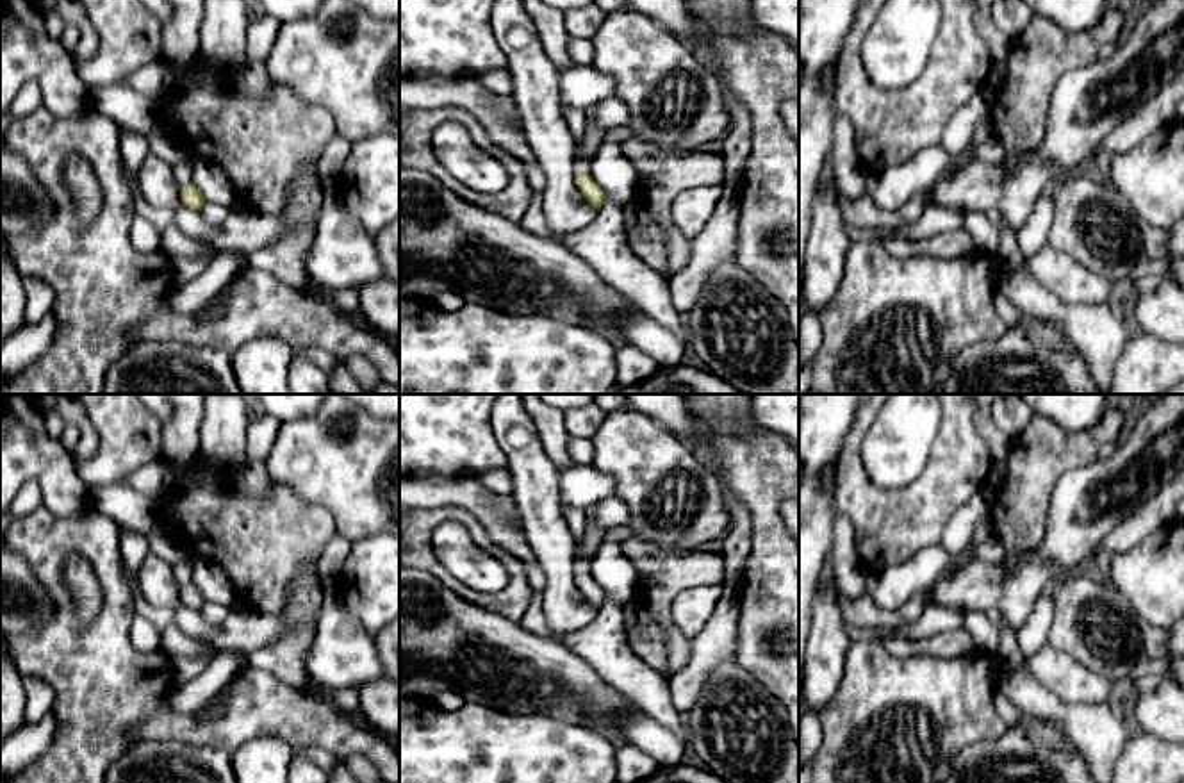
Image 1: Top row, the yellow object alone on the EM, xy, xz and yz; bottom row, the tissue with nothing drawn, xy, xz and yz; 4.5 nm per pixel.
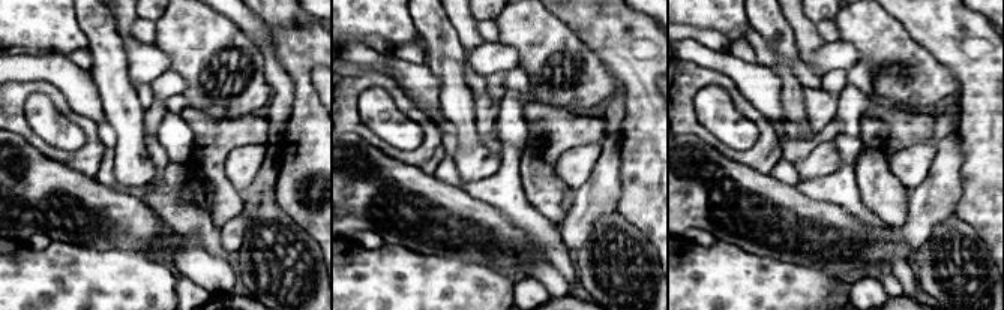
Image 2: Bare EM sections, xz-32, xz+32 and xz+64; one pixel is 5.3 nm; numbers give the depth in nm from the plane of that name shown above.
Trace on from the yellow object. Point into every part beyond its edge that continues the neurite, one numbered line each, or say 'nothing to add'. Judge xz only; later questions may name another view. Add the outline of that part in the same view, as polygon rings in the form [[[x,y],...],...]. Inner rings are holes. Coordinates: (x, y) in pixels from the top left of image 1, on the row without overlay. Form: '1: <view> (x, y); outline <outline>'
1: xz (580, 564); outline [[[585,535],[583,537],[574,537],[574,569],[576,569],[576,573],[587,573],[588,571],[588,565],[590,565],[590,562],[585,560],[580,555],[580,548],[583,544],[583,539],[585,539]]]

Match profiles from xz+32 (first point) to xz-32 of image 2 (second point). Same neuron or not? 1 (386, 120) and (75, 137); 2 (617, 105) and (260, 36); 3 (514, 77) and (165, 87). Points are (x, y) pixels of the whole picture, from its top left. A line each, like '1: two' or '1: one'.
1: one
2: one
3: one

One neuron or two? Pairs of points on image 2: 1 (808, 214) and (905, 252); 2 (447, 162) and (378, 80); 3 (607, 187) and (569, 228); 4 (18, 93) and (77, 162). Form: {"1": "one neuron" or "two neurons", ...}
{"1": "one neuron", "2": "two neurons", "3": "one neuron", "4": "one neuron"}

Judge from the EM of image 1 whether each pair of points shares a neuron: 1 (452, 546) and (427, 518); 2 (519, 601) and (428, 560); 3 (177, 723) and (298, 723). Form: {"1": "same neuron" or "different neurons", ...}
{"1": "different neurons", "2": "same neuron", "3": "same neuron"}

